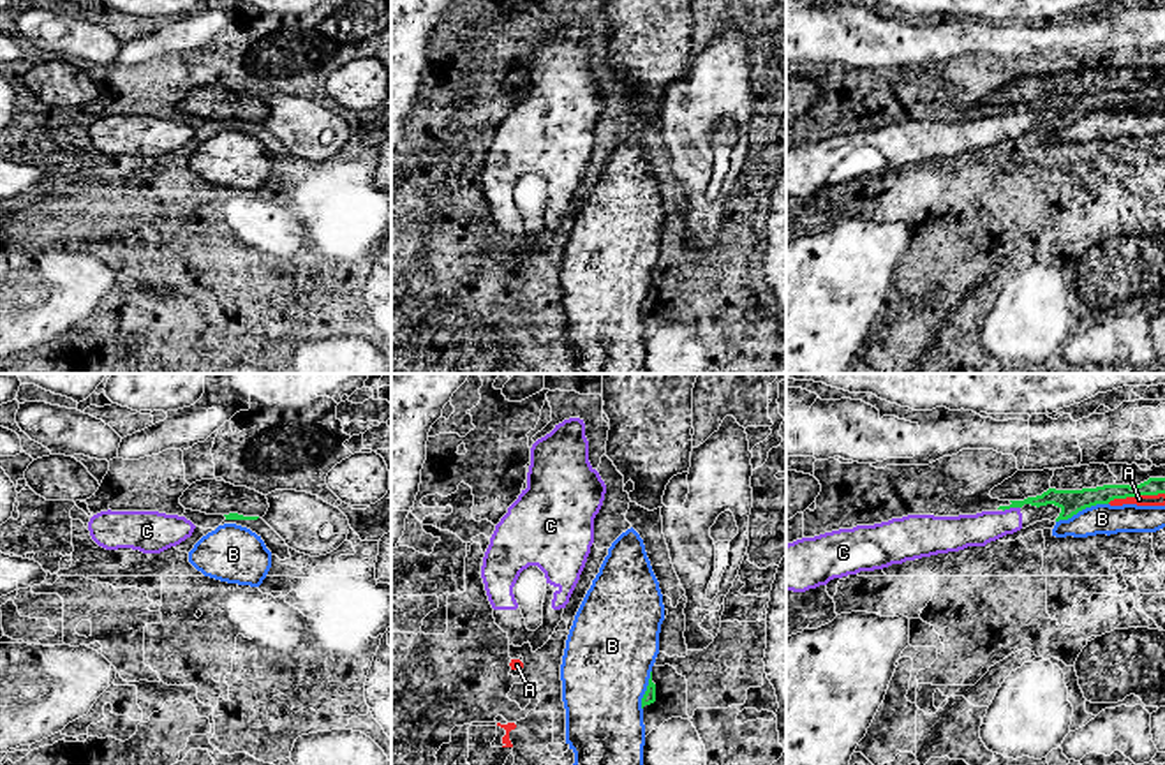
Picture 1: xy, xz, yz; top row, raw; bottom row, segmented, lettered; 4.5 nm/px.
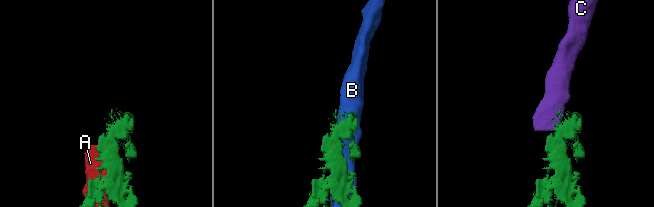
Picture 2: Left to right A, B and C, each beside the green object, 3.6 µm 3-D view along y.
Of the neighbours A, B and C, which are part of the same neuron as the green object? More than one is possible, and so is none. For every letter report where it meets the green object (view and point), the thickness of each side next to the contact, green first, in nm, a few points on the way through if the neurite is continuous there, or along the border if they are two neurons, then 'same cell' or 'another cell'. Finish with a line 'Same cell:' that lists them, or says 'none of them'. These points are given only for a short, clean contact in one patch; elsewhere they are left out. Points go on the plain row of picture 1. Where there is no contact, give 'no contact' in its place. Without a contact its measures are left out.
A: contact yz (1135, 99); calibres 90 and 50 nm; another cell
B: contact yz (1081, 115); calibres 110 and 140 nm; another cell
C: contact yz (1010, 111); calibres 90 and 150 nm; border yz (1019, 111), (1010, 111), (1003, 117); another cell
Same cell: none of them

